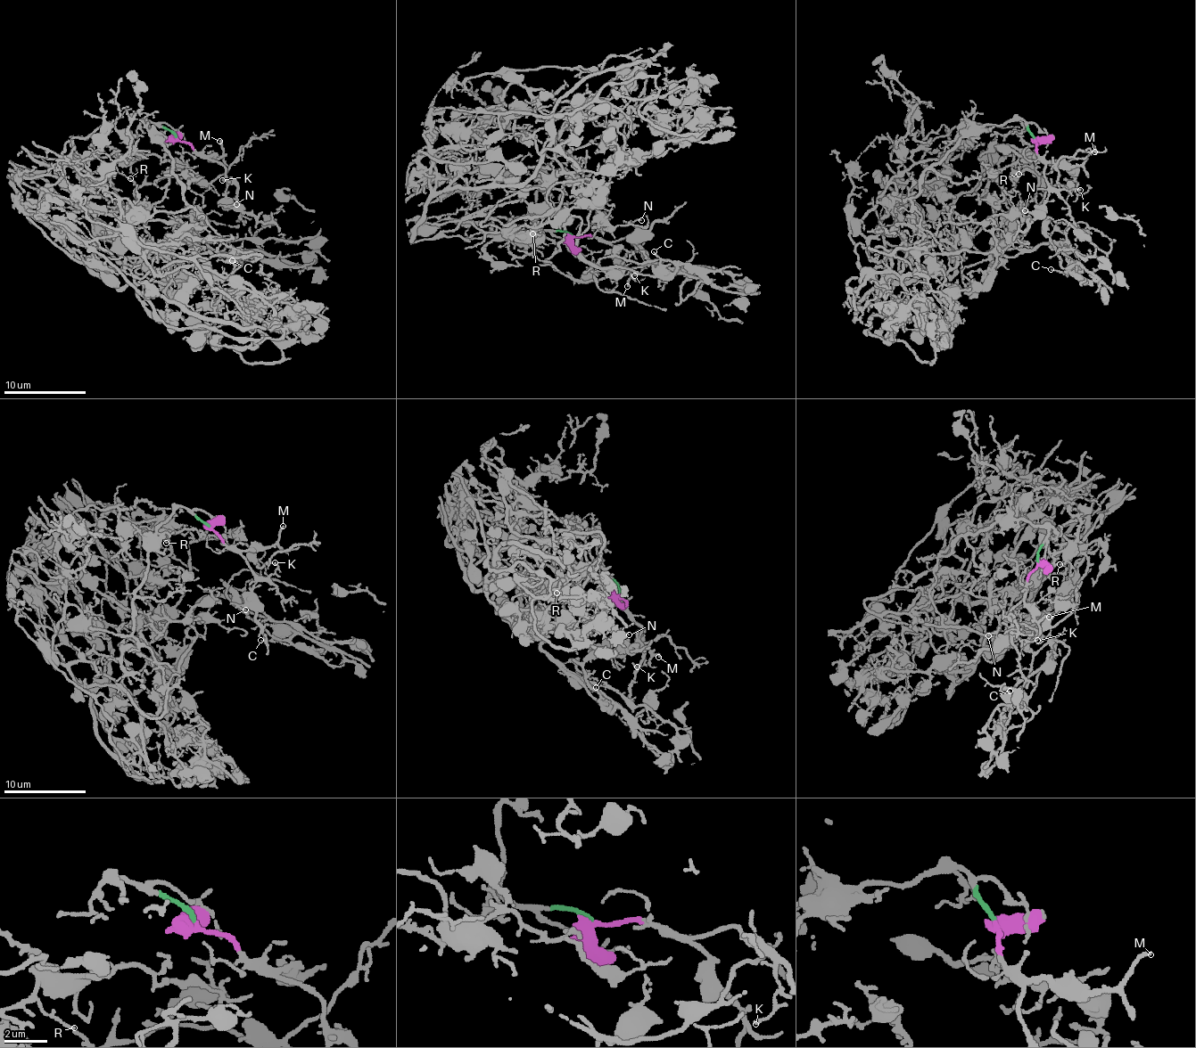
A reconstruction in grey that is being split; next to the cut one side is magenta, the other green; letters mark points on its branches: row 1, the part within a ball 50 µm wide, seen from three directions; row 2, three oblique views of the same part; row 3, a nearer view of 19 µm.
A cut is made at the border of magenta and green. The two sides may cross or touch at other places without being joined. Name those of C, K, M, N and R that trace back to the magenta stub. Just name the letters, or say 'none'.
K, M, N

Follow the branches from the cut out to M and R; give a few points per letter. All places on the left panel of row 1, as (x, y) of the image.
M: (177, 137), (196, 151), (220, 156), (224, 151), (219, 140)
R: (177, 137), (146, 123), (190, 206), (144, 213), (82, 246), (25, 210), (15, 184), (70, 159), (129, 177)

